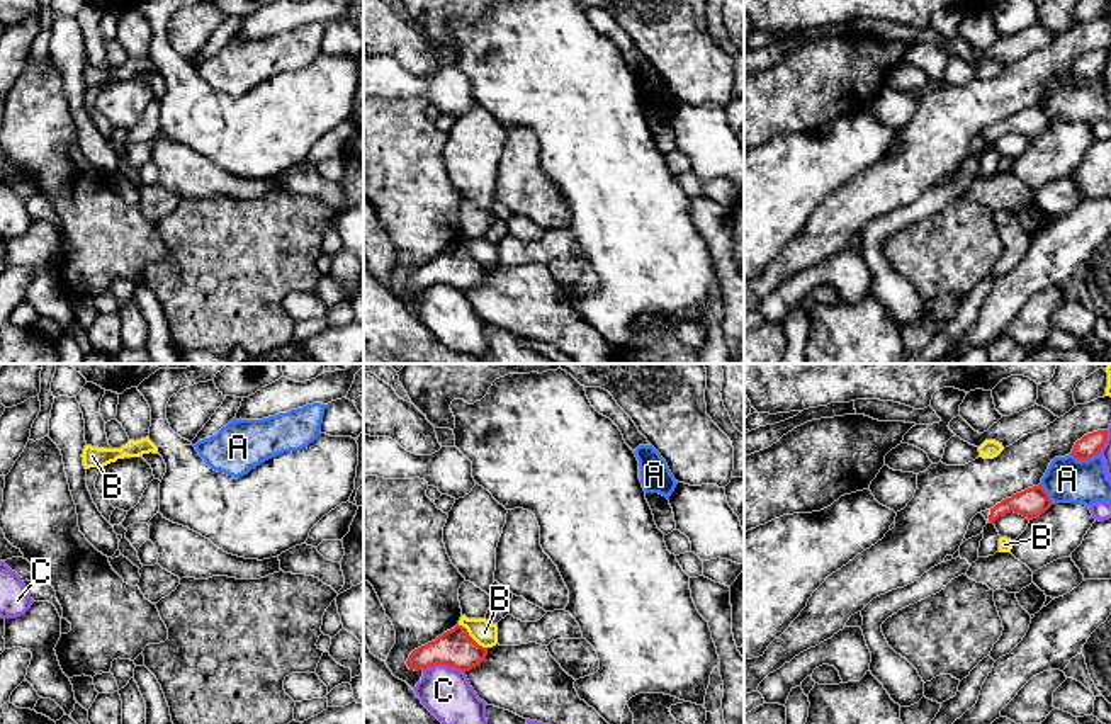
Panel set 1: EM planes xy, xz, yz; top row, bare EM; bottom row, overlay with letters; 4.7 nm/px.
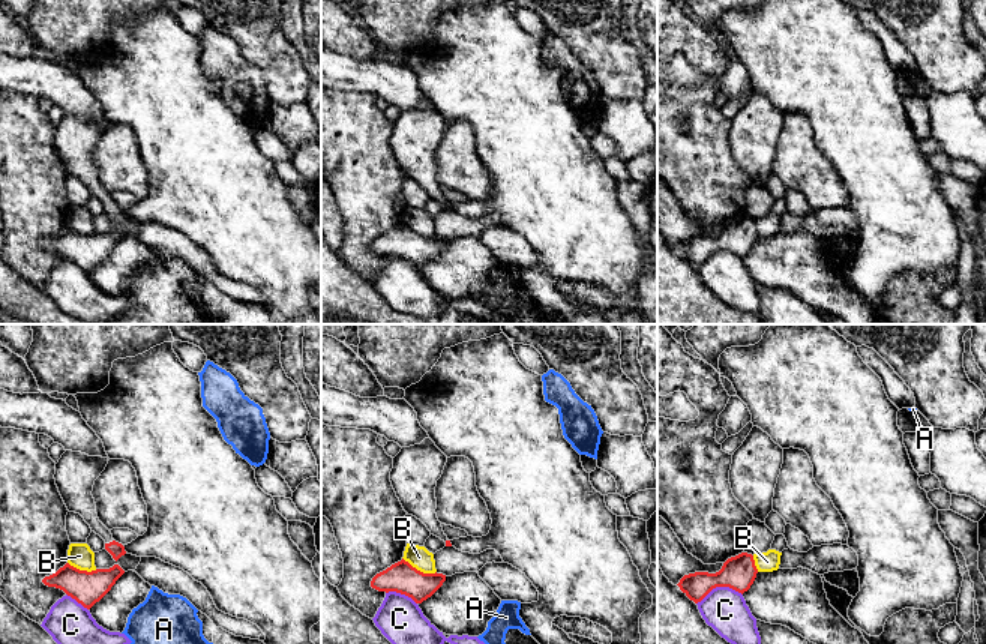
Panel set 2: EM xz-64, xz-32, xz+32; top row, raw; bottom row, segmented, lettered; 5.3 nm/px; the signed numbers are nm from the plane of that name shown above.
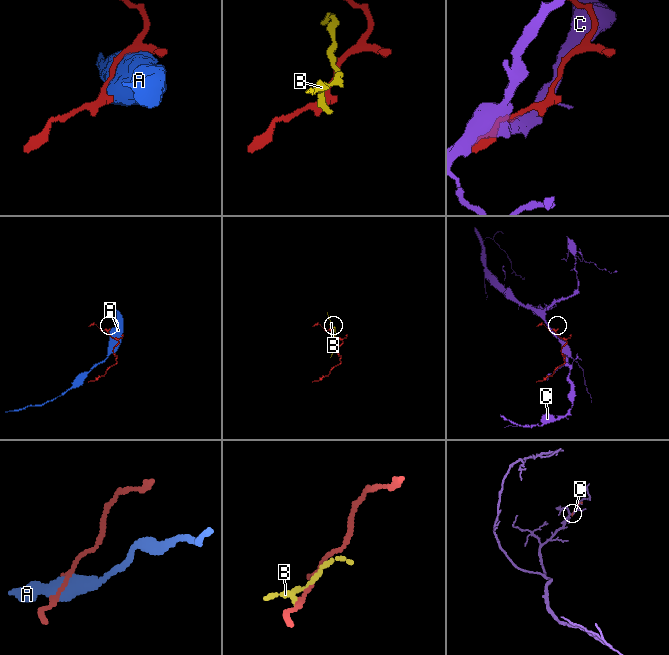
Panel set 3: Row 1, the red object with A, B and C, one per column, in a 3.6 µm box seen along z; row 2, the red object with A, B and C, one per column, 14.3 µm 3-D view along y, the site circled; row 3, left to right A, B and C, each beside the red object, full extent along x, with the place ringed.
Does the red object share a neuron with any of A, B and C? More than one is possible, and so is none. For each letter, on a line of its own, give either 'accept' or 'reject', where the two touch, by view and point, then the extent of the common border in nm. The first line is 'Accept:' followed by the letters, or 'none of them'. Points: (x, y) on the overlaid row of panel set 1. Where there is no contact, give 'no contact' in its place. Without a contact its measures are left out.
Accept: none of them
A: reject; meets red in yz at (1084, 459); contact 140 nm long
B: reject; meets red in xz at (469, 636); contact 180 nm long
C: reject; meets red in xz at (444, 663); contact 200 nm long

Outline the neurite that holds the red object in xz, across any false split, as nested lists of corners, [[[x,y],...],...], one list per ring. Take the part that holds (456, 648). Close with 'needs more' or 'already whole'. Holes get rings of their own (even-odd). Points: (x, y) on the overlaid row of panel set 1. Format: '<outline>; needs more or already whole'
[[[455,625],[435,641],[415,649],[406,665],[409,670],[426,670],[433,665],[447,665],[460,671],[479,666],[488,654],[488,648],[479,646],[465,627]]]; already whole

